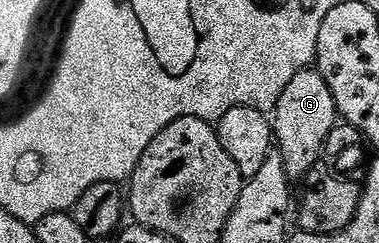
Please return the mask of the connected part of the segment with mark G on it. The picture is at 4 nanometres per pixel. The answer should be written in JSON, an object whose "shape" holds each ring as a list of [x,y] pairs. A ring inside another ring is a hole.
{"shape":[[[307,69],[292,77],[272,112],[272,139],[282,154],[284,169],[291,180],[304,178],[317,165],[318,158],[323,158],[325,139],[339,119],[332,89],[328,89],[328,81],[324,81],[318,70]]]}

